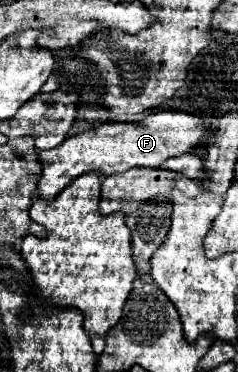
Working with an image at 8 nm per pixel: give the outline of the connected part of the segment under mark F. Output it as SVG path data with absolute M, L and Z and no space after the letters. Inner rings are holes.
M152 112L138 122L110 122L94 130L66 138L60 146L38 152L42 172L38 178L38 196L44 200L56 198L74 178L98 172L110 176L116 172L126 172L130 168L156 168L172 156L182 156L190 152L204 134L202 116L186 112Z

